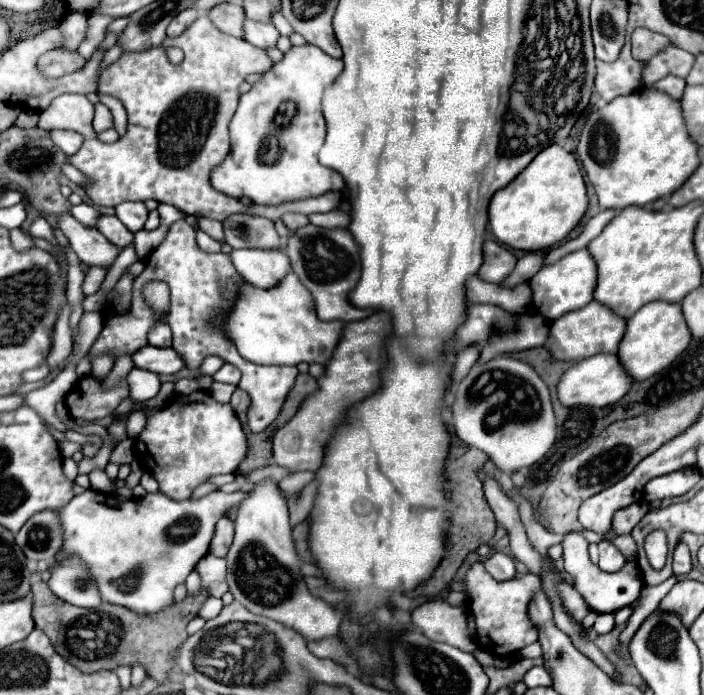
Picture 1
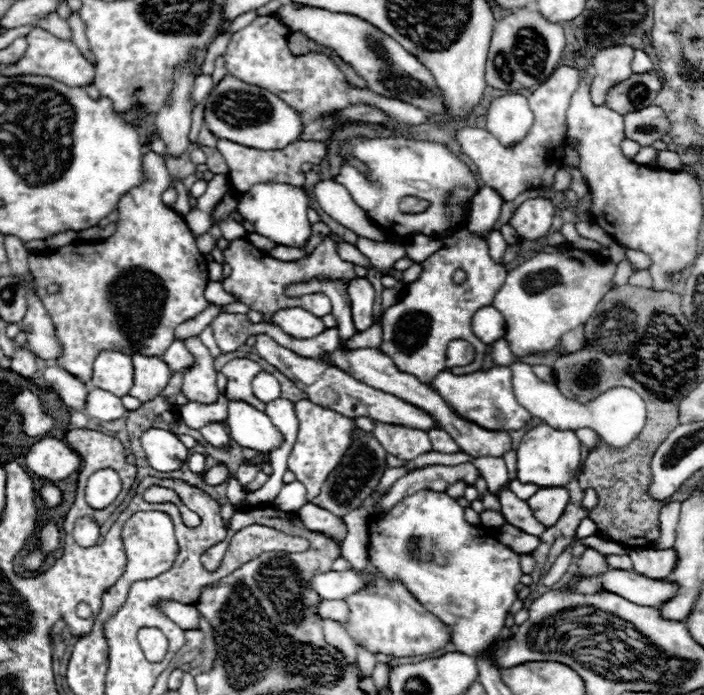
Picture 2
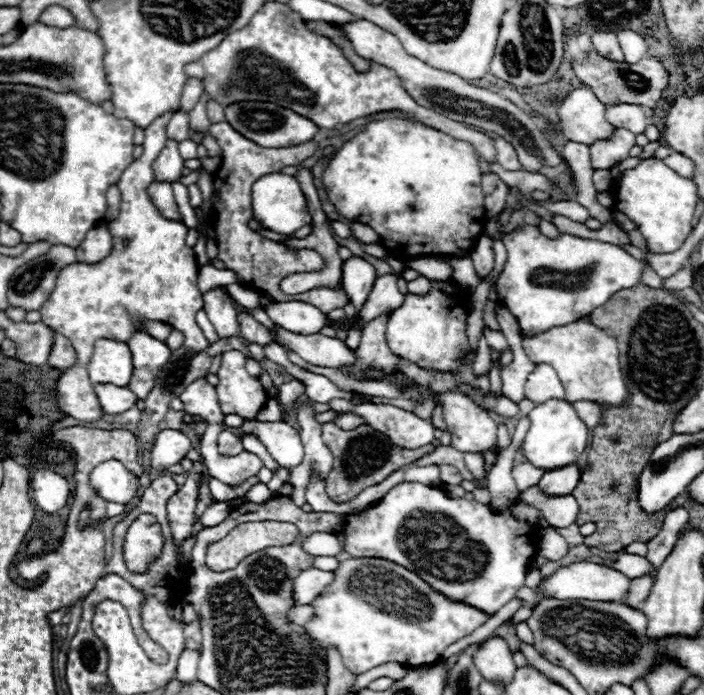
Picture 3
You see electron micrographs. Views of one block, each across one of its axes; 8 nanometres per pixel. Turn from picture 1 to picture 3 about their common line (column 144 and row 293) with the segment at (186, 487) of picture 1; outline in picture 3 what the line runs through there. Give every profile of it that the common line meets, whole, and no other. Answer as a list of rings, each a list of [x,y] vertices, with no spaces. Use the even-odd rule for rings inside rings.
[[[452,278],[450,280],[430,280],[430,292],[424,296],[406,294],[404,304],[392,310],[386,326],[388,348],[424,370],[454,374],[464,366],[470,354],[470,342],[466,334],[468,318],[468,292],[464,292]]]

